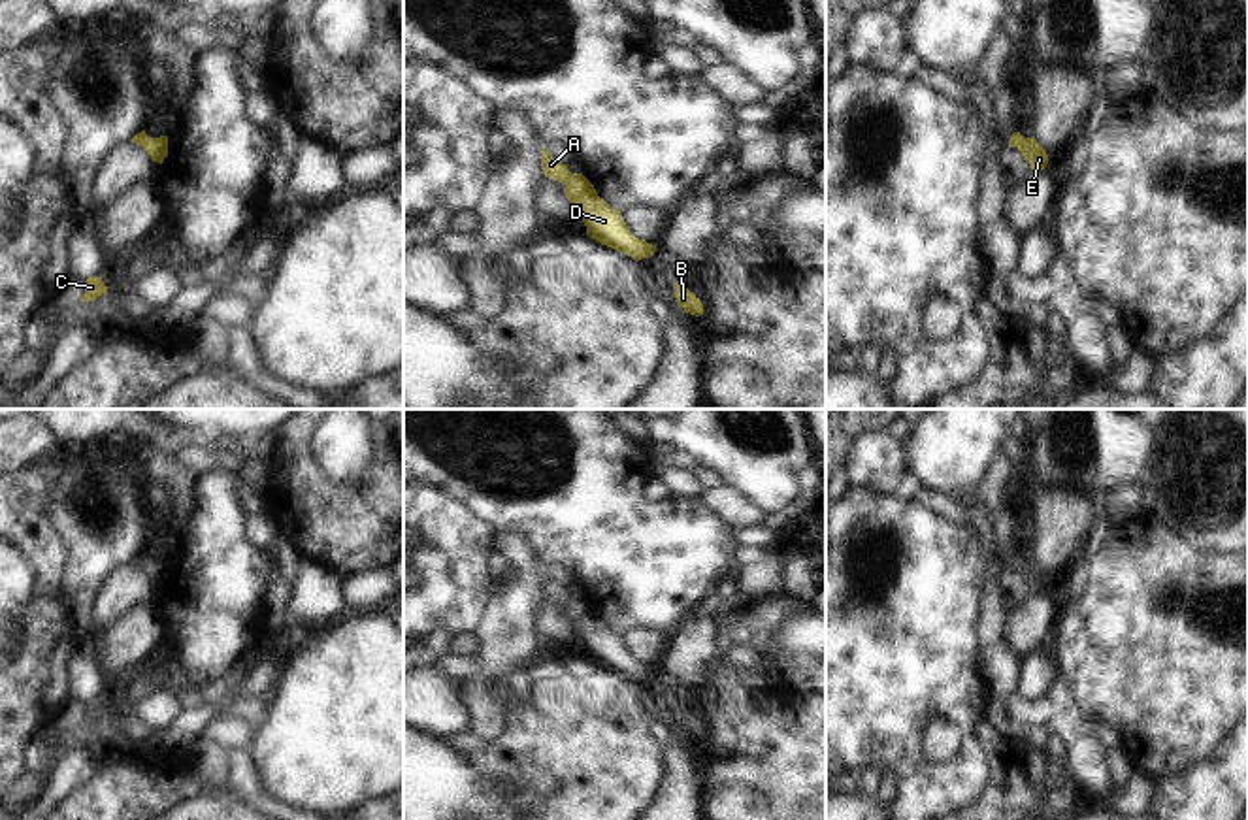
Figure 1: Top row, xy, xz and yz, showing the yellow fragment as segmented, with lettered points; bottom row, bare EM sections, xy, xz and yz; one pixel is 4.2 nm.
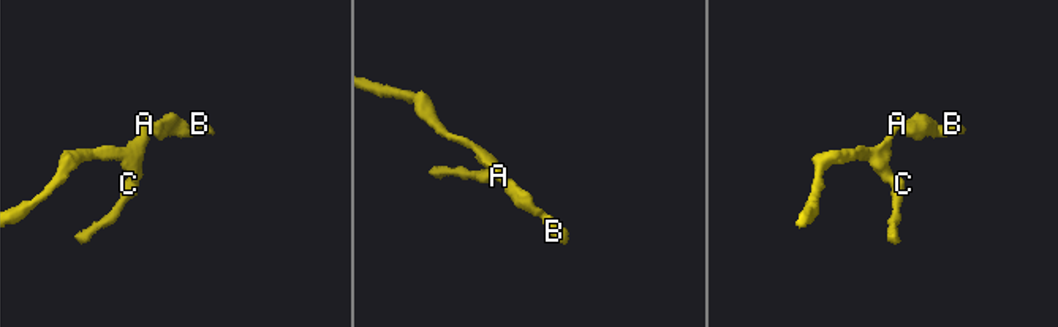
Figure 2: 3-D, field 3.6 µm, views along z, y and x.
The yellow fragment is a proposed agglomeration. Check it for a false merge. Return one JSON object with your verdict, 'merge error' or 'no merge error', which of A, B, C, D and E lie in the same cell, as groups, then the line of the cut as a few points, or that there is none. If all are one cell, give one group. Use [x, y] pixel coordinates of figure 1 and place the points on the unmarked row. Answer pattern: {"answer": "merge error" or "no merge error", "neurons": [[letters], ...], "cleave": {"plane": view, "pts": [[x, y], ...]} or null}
{"answer": "no merge error", "neurons": [["A", "B", "C", "D", "E"]], "cleave": null}

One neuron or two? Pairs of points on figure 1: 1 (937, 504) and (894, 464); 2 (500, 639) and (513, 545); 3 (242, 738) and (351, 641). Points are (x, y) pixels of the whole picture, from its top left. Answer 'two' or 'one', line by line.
1: one
2: one
3: two

